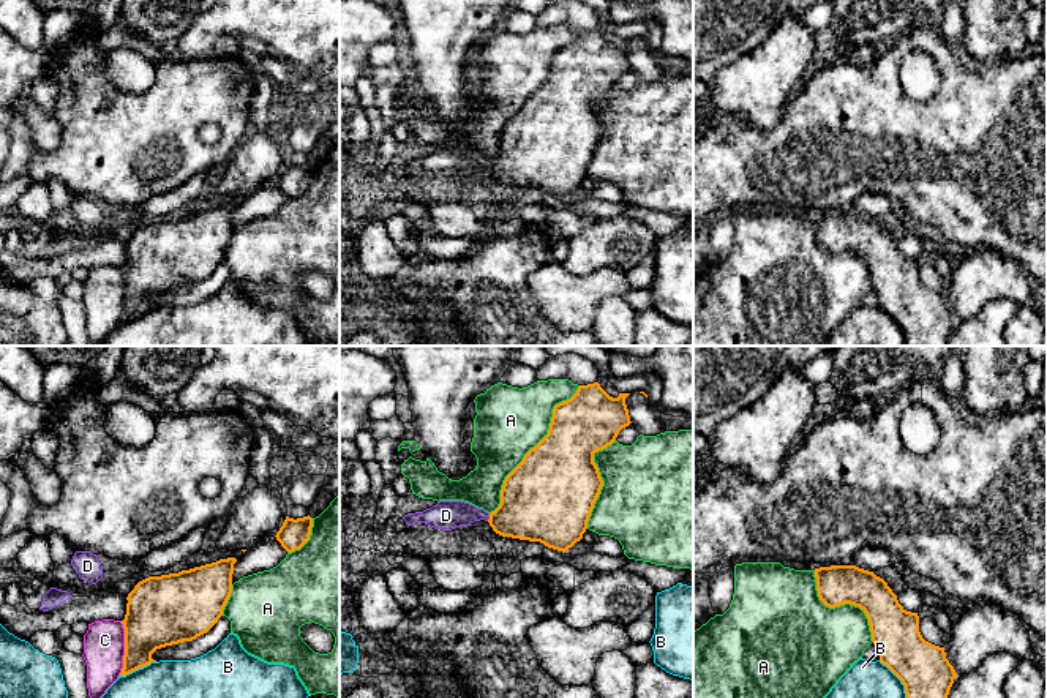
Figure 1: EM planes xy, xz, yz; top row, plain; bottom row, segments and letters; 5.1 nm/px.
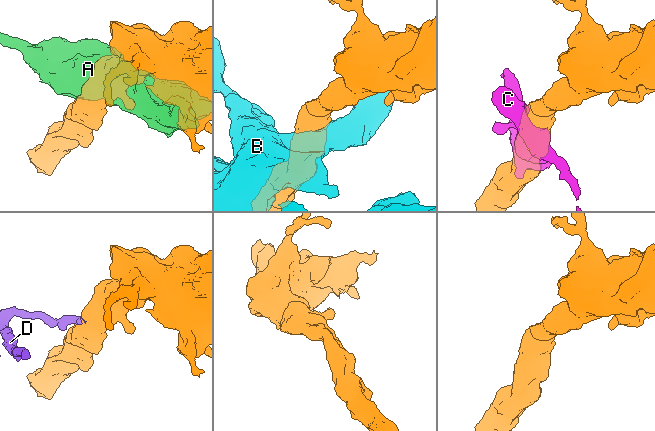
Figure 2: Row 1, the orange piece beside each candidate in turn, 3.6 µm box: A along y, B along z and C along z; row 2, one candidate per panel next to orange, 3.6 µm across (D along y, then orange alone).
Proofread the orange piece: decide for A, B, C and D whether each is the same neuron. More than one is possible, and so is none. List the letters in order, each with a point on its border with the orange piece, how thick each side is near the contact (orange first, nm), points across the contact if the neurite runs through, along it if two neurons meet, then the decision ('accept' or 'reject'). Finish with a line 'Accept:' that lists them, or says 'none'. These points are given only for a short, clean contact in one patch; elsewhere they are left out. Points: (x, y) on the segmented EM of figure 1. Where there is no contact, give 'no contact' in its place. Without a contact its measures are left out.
A: meets orange in xz at (534, 447); 440 nm thick on the orange side, 340 nm on the other; reject
B: meets orange in xy at (138, 668); 280 nm thick on the orange side, 190 nm on the other; reject
C: meets orange in xy at (125, 648); 340 nm thick on the orange side, 200 nm on the other; reject
D: meets orange in xz at (490, 517); 380 nm thick on the orange side, 150 nm on the other; border along xz (490, 514), (487, 520); reject
Accept: none

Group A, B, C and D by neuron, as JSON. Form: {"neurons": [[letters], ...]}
{"neurons": [["A"], ["B"], ["C"], ["D"]]}

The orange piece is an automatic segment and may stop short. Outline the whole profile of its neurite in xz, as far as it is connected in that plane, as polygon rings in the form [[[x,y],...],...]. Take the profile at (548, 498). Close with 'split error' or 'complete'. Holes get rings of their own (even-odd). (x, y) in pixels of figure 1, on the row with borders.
[[[594,382],[580,385],[570,400],[554,406],[548,434],[504,480],[501,504],[488,520],[496,534],[540,542],[562,553],[583,539],[603,486],[594,453],[611,445],[619,431],[632,423],[625,404],[629,395],[613,398]]]; complete

